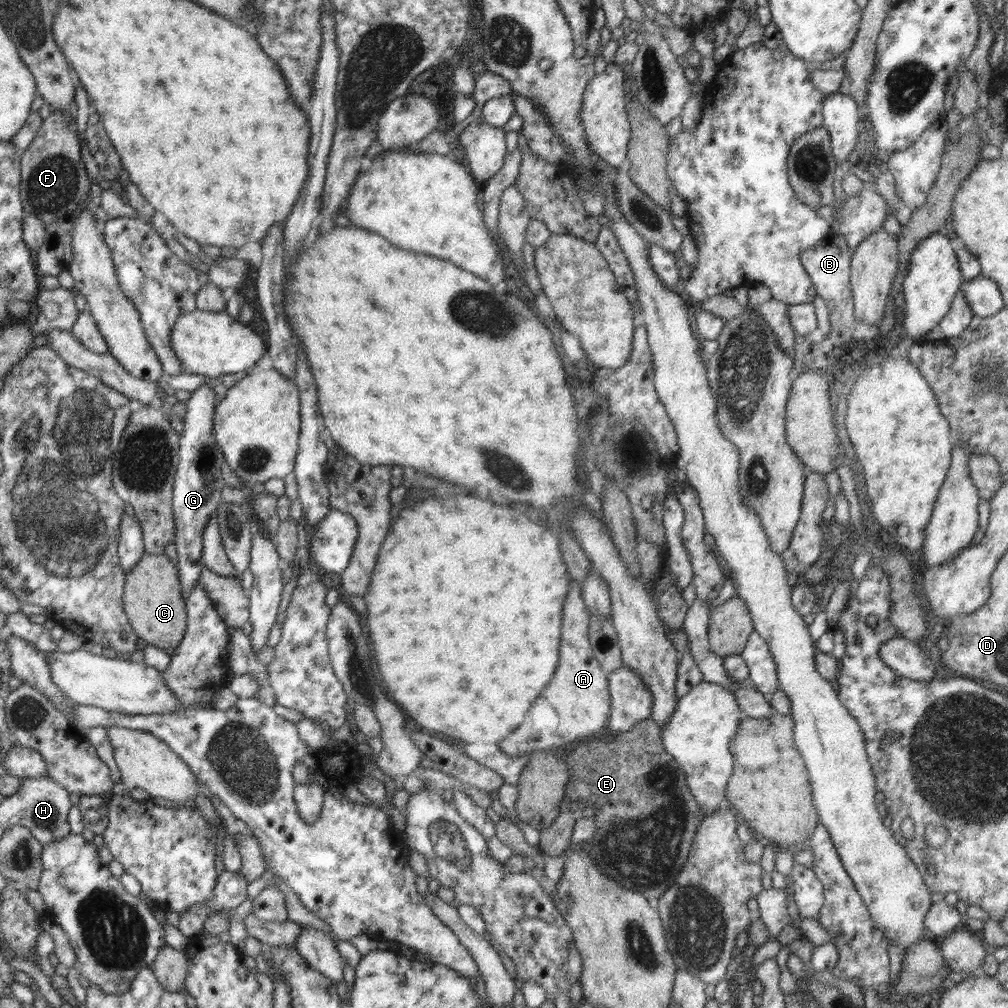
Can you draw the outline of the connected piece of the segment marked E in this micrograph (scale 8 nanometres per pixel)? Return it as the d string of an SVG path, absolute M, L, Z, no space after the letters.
M648 718L636 723L624 735L618 735L606 728L570 744L564 750L568 750L568 783L565 796L572 801L588 800L596 808L596 833L590 841L583 844L588 858L602 874L617 885L639 892L647 899L660 899L668 887L674 884L676 876L682 872L688 860L696 827L700 823L700 808L688 789L685 774L678 761L663 748L661 728L652 718Z

